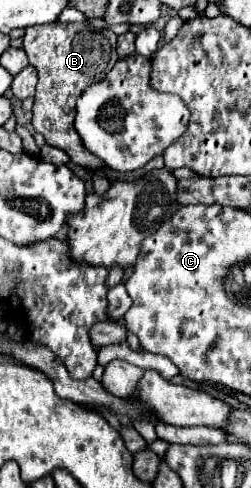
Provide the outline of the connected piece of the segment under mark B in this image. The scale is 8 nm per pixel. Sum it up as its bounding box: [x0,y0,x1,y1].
[23,22,119,170]

